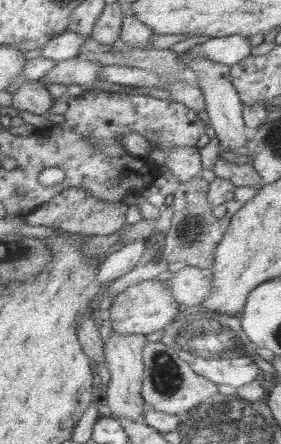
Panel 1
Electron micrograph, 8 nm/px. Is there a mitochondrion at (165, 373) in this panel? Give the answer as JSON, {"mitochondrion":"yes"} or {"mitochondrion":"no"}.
{"mitochondrion":"yes"}

